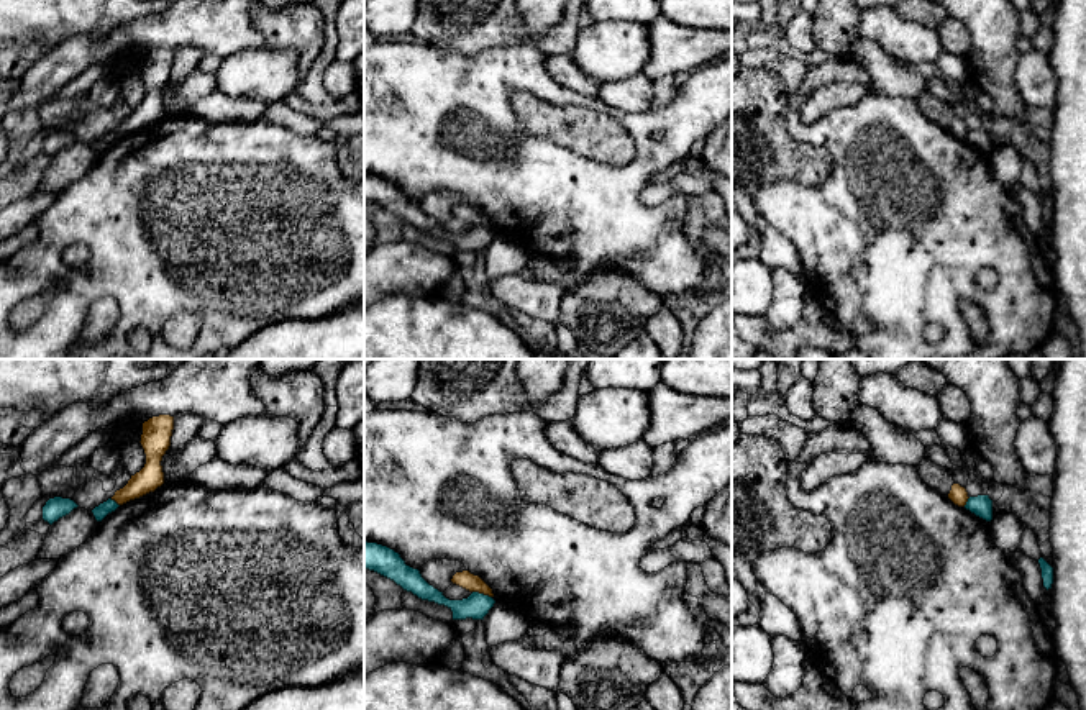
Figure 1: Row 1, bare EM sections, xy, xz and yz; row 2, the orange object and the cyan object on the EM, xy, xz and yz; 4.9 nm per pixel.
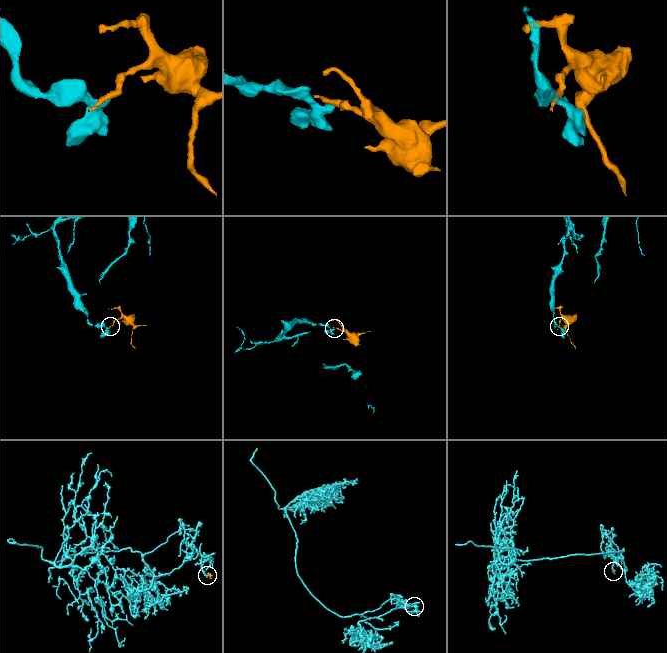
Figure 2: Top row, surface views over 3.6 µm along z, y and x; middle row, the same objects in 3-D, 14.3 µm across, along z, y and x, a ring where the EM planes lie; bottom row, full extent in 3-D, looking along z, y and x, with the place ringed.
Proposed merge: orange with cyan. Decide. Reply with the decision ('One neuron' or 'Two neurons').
Two neurons

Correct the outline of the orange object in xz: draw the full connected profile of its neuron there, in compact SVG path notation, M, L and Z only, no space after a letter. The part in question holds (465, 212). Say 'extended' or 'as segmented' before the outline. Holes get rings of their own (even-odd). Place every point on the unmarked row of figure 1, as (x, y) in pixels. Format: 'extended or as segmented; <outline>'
as segmented; M469 203L456 205L451 215L469 225L479 225L494 230L492 221L479 208L474 208Z

